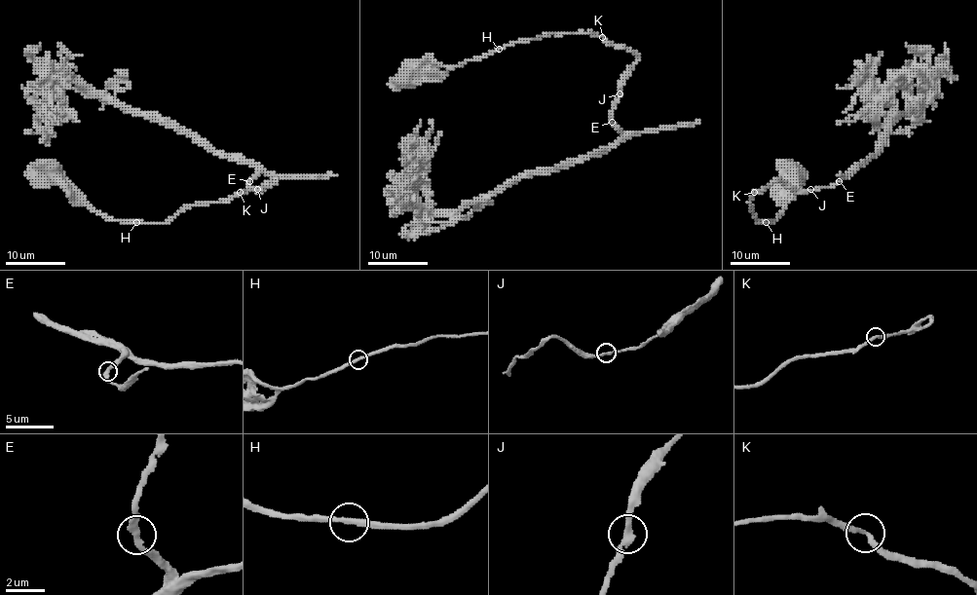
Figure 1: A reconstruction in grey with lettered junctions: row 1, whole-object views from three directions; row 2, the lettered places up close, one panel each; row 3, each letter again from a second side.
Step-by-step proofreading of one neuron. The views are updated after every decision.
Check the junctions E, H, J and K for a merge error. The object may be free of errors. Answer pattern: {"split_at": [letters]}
{"split_at": []}

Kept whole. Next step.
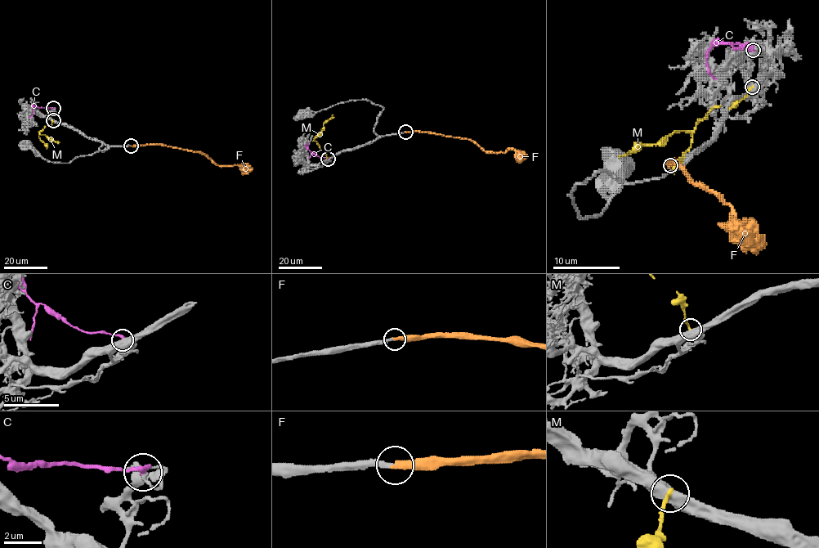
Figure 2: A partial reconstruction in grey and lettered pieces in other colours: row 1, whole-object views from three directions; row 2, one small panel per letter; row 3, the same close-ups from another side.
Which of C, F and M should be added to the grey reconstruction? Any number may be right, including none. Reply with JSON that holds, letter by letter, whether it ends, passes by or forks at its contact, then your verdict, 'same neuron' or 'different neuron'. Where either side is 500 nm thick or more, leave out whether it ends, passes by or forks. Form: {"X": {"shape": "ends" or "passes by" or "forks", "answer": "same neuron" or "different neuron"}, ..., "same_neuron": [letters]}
{"C": {"shape": "ends", "answer": "different neuron"}, "F": {"shape": "ends", "answer": "same neuron"}, "M": {"answer": "different neuron"}, "same_neuron": ["F"]}

